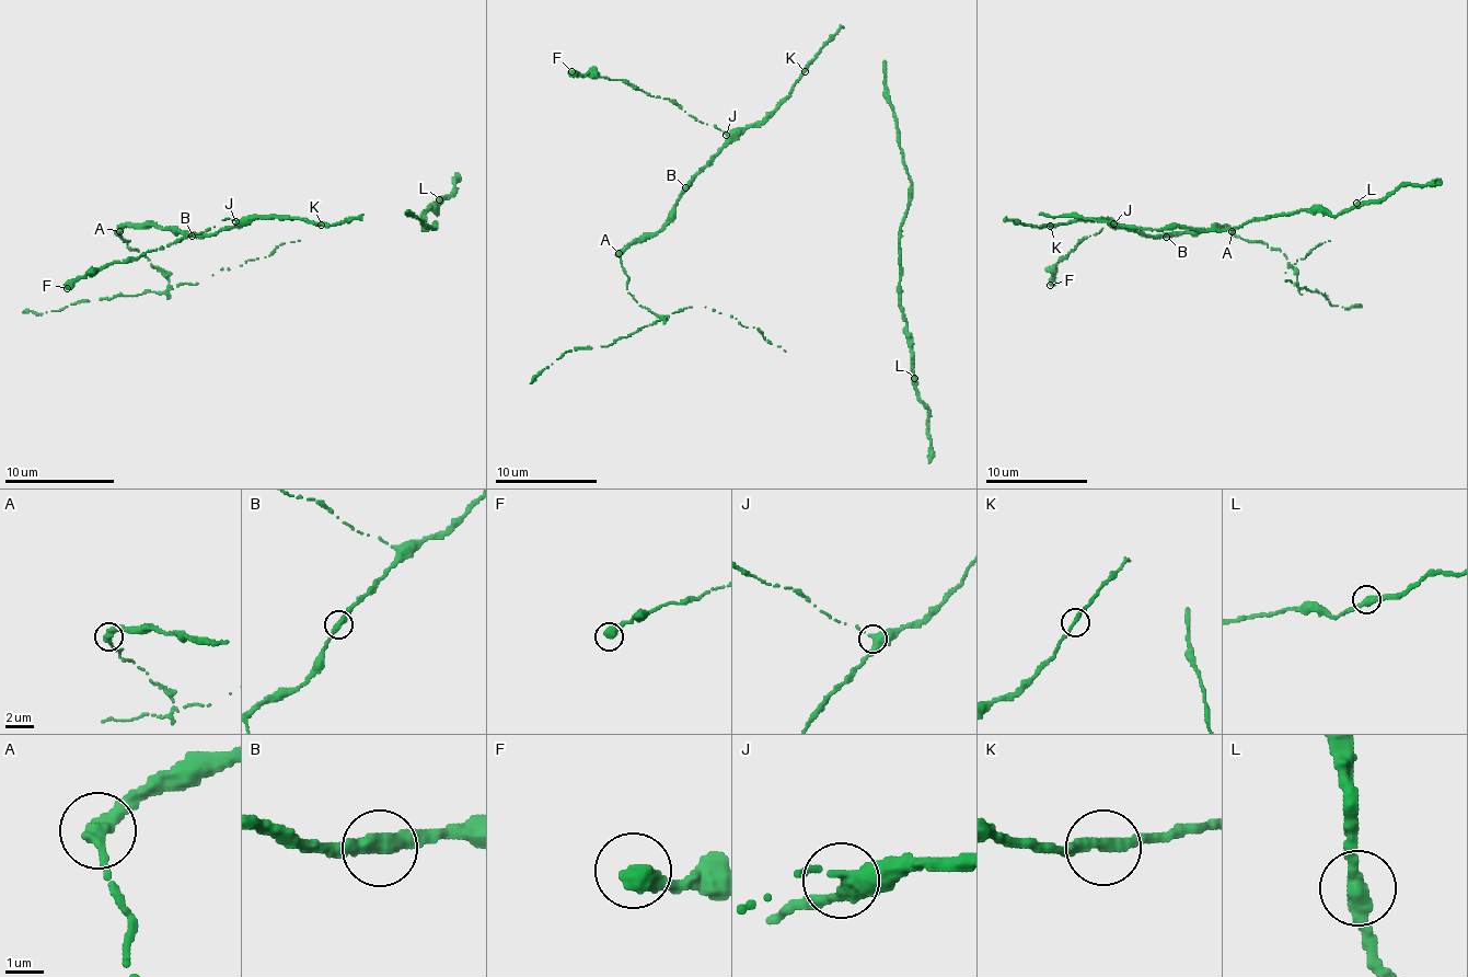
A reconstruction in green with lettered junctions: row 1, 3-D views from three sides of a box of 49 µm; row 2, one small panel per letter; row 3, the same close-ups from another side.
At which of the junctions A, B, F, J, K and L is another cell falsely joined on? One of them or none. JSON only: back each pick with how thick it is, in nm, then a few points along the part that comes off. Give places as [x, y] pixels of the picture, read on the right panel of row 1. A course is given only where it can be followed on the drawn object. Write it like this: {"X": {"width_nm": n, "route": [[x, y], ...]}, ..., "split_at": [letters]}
{"A": {"width_nm": 360, "route": [[1233, 231], [1279, 249], [1298, 289], [1304, 287], [1324, 295], [1329, 302], [1362, 307]]}, "split_at": ["A"]}

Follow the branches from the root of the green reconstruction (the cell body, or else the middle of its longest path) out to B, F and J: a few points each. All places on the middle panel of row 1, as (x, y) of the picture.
B: (805, 69), (793, 91), (779, 104), (759, 122), (747, 125), (685, 187)
F: (805, 69), (772, 112), (729, 131), (620, 79), (571, 71)
J: (805, 69), (793, 91), (772, 112), (759, 122), (737, 127), (726, 135)

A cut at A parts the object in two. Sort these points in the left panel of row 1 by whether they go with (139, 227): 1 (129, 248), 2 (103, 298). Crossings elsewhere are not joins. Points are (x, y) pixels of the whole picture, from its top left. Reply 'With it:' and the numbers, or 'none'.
With it: none

